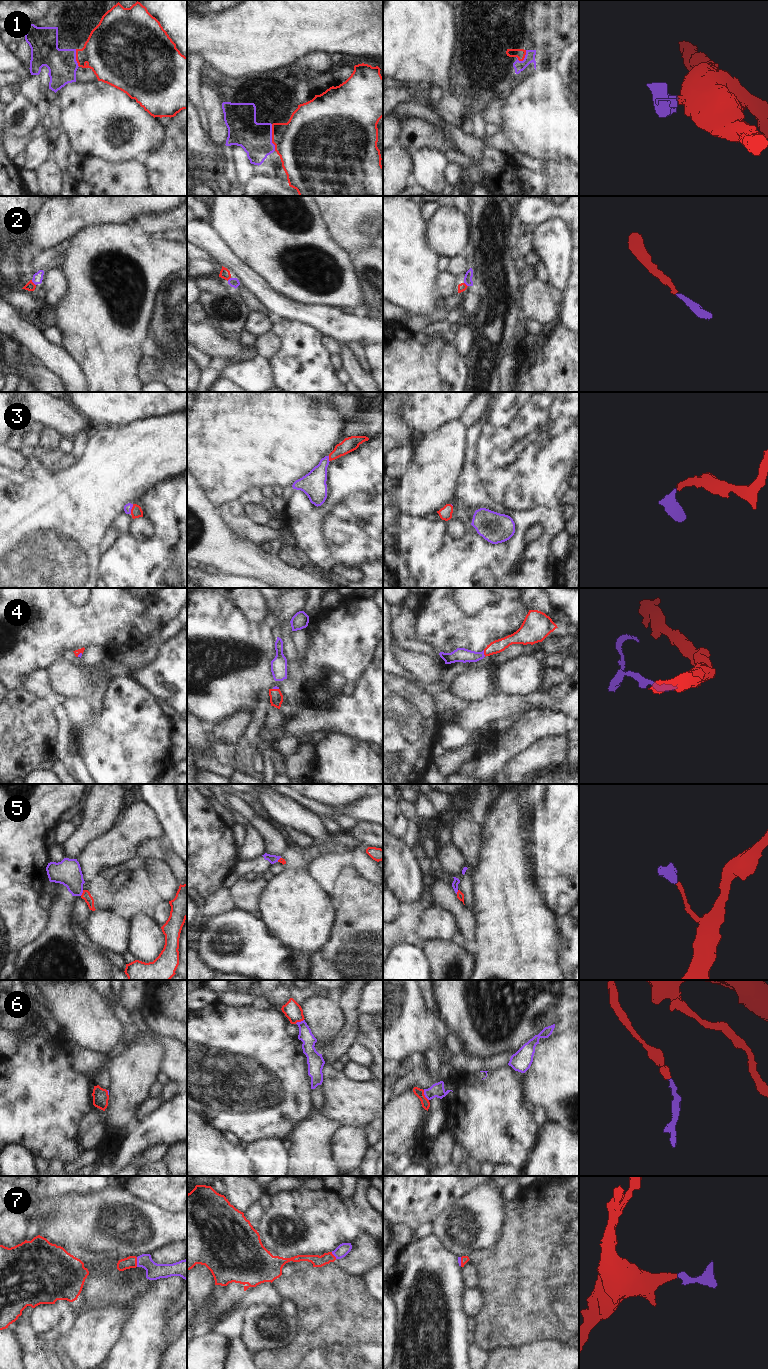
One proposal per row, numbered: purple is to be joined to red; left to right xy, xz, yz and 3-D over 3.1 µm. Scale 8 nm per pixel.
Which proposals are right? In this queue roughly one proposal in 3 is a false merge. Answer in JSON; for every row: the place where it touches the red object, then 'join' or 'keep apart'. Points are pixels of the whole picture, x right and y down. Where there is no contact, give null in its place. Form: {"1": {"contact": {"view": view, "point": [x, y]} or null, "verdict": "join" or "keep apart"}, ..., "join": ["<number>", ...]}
{"1": {"contact": {"view": "xz", "point": [272, 137]}, "verdict": "keep apart"}, "2": {"contact": {"view": "xy", "point": [33, 283]}, "verdict": "join"}, "3": {"contact": {"view": "xy", "point": [131, 509]}, "verdict": "join"}, "4": {"contact": {"view": "yz", "point": [484, 653]}, "verdict": "join"}, "5": {"contact": {"view": "xy", "point": [82, 893]}, "verdict": "join"}, "6": {"contact": {"view": "yz", "point": [424, 1095]}, "verdict": "join"}, "7": {"contact": {"view": "xy", "point": [136, 1262]}, "verdict": "join"}, "join": ["2", "3", "4", "5", "6", "7"]}

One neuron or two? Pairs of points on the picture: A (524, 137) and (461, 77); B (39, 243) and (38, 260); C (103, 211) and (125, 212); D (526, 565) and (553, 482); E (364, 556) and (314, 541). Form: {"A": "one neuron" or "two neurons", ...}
{"A": "one neuron", "B": "two neurons", "C": "one neuron", "D": "one neuron", "E": "one neuron"}

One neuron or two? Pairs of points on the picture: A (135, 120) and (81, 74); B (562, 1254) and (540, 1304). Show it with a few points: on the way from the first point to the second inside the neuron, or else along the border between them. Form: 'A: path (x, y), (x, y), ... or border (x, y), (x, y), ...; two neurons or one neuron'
A: path (122, 115), (94, 87); one neuron
B: path (561, 1266), (540, 1287), (540, 1292); one neuron

